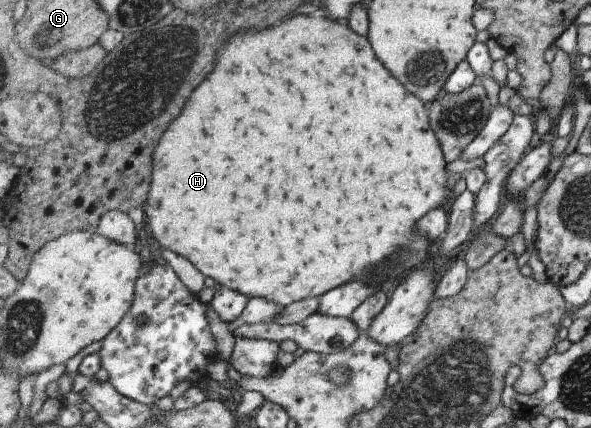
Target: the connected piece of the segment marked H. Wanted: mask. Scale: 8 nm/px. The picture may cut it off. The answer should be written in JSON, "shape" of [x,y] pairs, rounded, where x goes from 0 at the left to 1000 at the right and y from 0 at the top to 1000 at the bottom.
{"shape":[[[501,37],[467,65],[409,79],[372,117],[359,182],[352,182],[352,192],[332,210],[325,238],[318,238],[311,266],[305,266],[305,280],[294,285],[291,304],[277,313],[271,350],[264,350],[255,463],[244,486],[255,542],[274,579],[318,603],[349,647],[413,687],[421,701],[447,696],[474,717],[487,717],[516,701],[518,692],[543,694],[558,673],[572,673],[604,652],[629,671],[650,671],[650,678],[662,680],[685,645],[714,621],[714,607],[733,565],[706,540],[706,526],[726,498],[758,488],[766,467],[758,439],[763,407],[755,381],[750,341],[728,290],[721,243],[694,220],[680,192],[673,192],[653,164],[653,154],[636,136],[623,89],[606,84],[585,56],[558,51],[538,37]]]}

